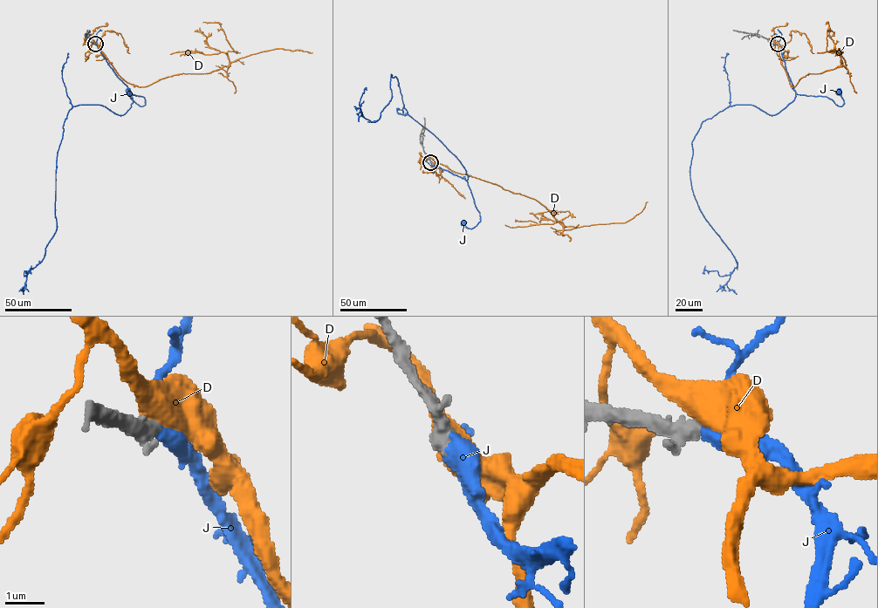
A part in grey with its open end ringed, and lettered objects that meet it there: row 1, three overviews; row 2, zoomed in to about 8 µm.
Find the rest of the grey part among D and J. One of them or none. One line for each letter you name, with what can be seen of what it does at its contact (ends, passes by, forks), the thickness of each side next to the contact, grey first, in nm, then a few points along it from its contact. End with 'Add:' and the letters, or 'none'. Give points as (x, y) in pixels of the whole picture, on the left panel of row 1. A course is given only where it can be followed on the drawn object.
J: it passes by | 320/360 nm | via (95, 44), (115, 74), (133, 94), (144, 98), (145, 105), (136, 104), (128, 92)
Add: J

